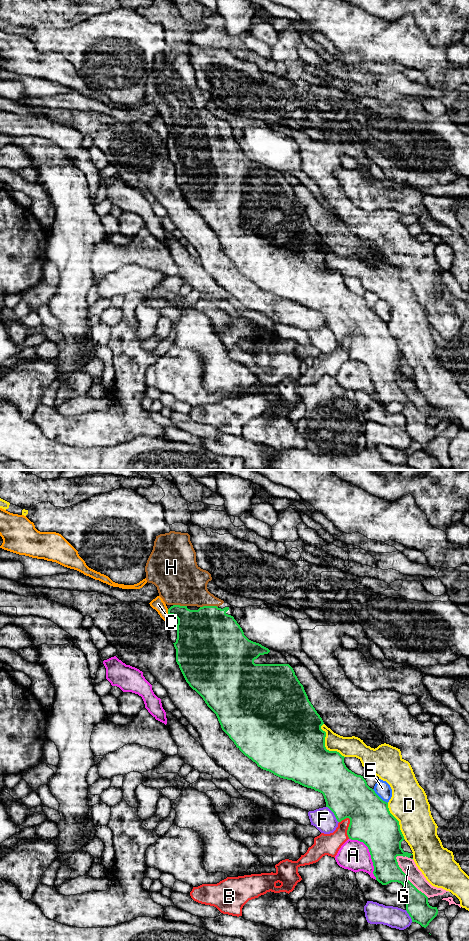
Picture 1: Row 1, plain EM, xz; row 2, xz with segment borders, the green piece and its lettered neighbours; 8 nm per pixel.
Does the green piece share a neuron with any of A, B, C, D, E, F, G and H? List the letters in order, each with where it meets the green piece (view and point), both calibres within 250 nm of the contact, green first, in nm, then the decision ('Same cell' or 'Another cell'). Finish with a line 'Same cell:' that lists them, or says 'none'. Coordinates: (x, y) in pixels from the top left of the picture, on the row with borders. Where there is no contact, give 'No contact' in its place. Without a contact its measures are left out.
A: Touches green at xz (370, 854). Thickness 340 nm (green) against 240 nm. Another cell
B: Touches green at xz (348, 827). Thickness 360 nm (green) against 180 nm. Another cell
C: Touches green at xz (168, 612). Thickness 280 nm (green) against 100 nm. Another cell
D: Touches green at xz (324, 745). Thickness 500 nm (green) against 160 nm. Another cell
E: Touches green at xz (379, 797). Thickness 360 nm (green) against 120 nm. Another cell
F: Touches green at xz (334, 814). Thickness 360 nm (green) against 180 nm. Another cell
G: Touches green at xz (406, 877). Thickness 200 nm (green) against 120 nm. Another cell
H: Touches green at xz (208, 606). Thickness 480 nm (green) against 340 nm. Same cell
Same cell: H

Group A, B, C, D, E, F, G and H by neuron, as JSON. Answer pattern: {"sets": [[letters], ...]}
{"sets": [["A"], ["B"], ["C"], ["D"], ["E"], ["F"], ["G"], ["H"]]}

